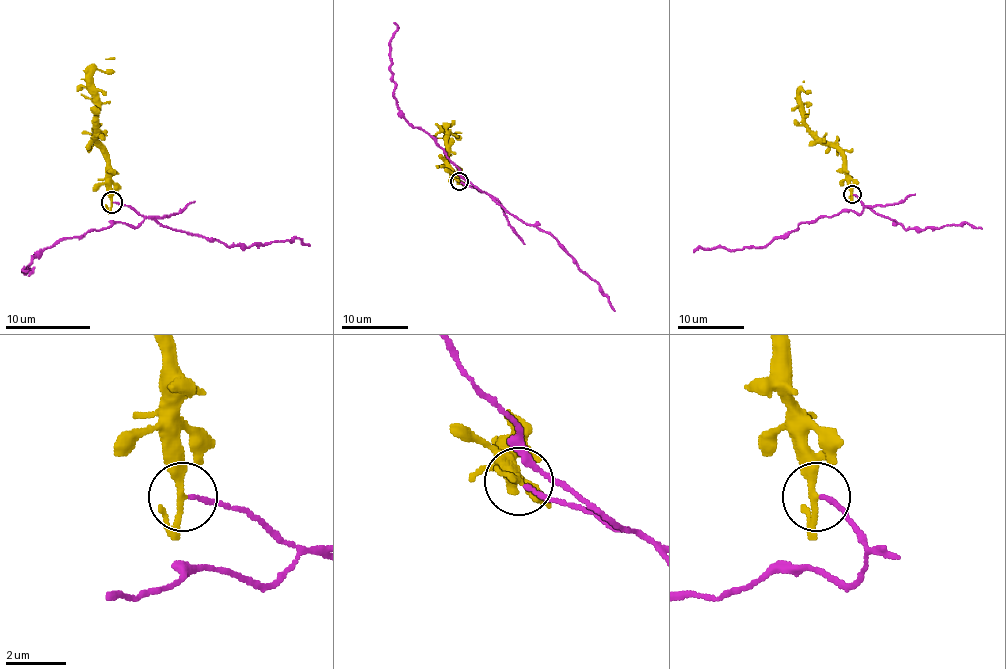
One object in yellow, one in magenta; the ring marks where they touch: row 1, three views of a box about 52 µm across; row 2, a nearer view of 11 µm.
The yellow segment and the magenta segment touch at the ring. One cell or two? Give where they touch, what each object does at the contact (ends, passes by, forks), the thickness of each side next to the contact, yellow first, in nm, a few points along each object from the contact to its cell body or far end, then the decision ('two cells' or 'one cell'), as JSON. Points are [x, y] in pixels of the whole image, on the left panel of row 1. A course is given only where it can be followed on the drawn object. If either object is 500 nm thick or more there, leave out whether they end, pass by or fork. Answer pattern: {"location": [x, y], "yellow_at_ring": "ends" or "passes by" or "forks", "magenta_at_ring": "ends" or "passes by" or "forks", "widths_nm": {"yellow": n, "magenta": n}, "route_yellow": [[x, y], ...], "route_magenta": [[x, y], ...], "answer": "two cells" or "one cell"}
{"location": [112, 202], "yellow_at_ring": "passes by", "magenta_at_ring": "ends", "widths_nm": {"yellow": 240, "magenta": 140}, "route_yellow": [[111, 202], [109, 155], [96, 142], [92, 70], [113, 57]], "route_magenta": [[113, 202], [143, 219], [54, 242], [24, 270], [33, 270], [28, 276]], "answer": "two cells"}

